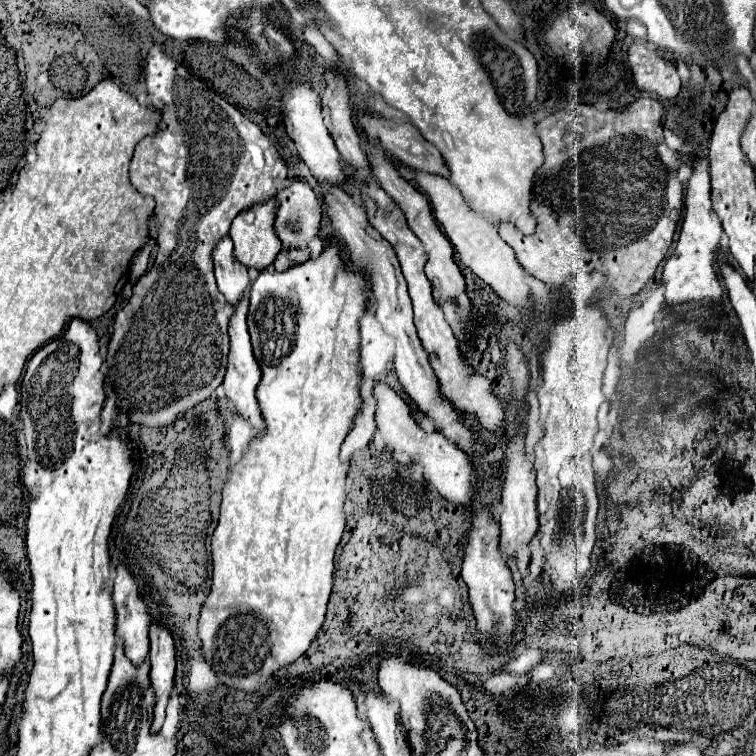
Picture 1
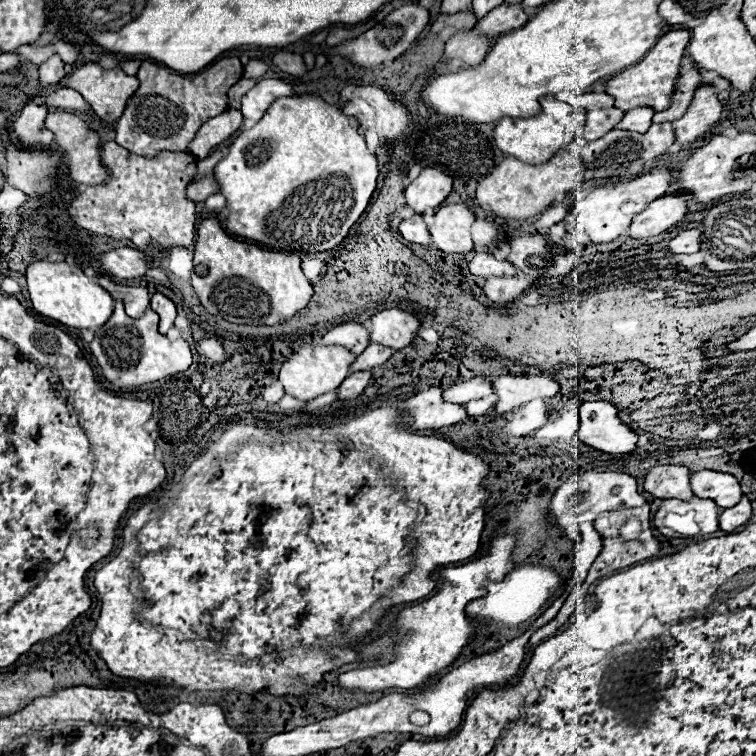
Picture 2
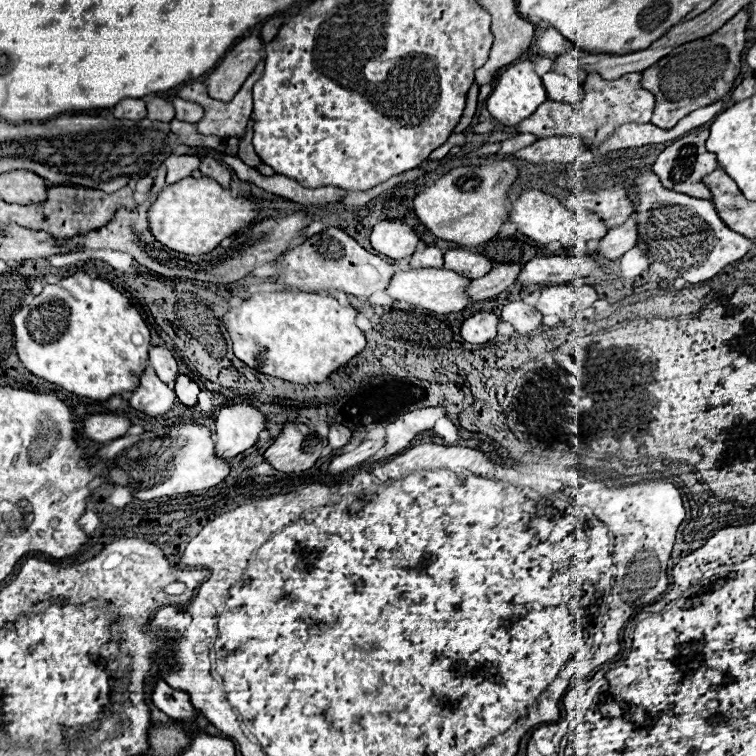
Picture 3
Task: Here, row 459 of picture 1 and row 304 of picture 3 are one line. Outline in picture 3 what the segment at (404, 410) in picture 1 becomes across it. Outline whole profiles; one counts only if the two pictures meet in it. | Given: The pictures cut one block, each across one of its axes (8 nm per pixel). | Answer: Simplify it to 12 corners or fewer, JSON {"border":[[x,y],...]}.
{"border":[[444,268],[396,272],[388,294],[436,314],[464,310],[468,278]]}

